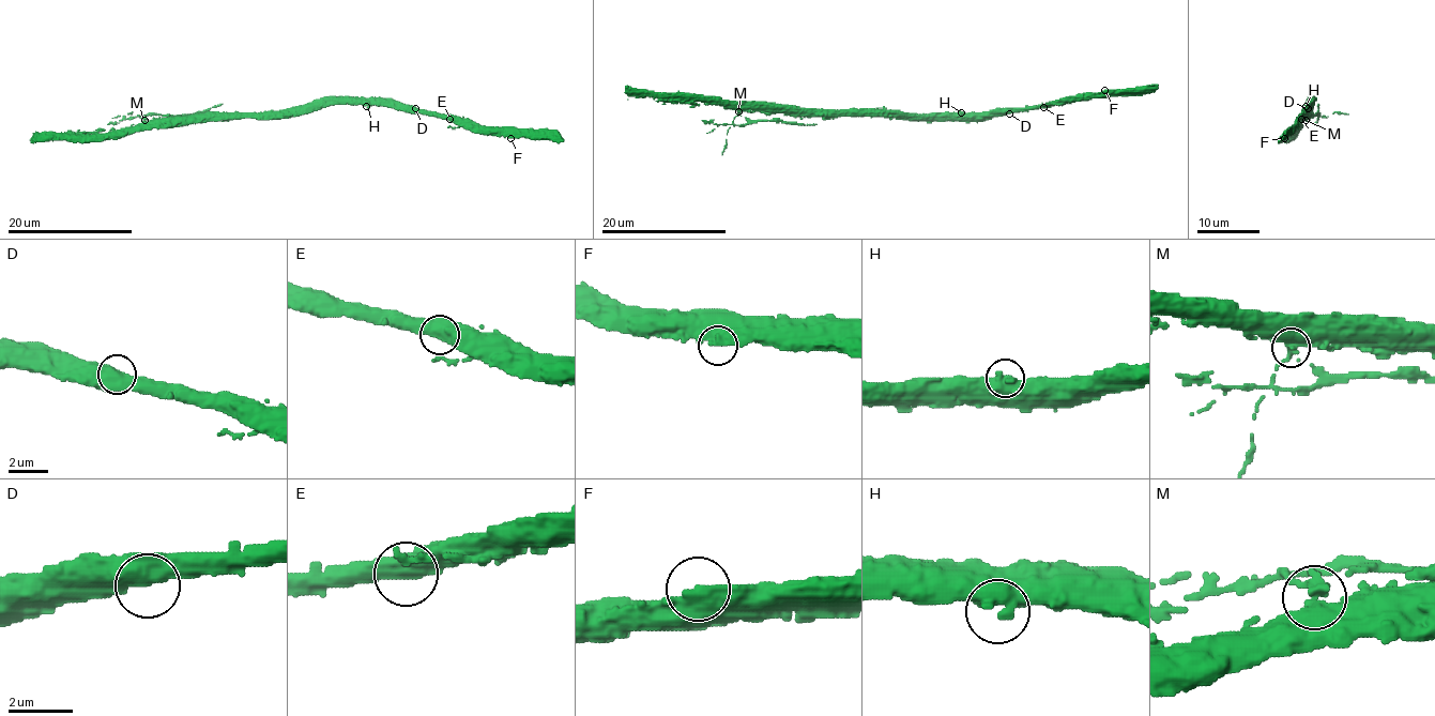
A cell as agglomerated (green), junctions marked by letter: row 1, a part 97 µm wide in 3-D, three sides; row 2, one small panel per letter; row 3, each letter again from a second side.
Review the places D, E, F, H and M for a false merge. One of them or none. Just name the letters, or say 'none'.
M

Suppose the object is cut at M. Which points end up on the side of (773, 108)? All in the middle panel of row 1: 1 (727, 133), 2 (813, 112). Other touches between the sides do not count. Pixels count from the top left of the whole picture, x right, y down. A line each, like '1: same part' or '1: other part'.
1: other part
2: same part

